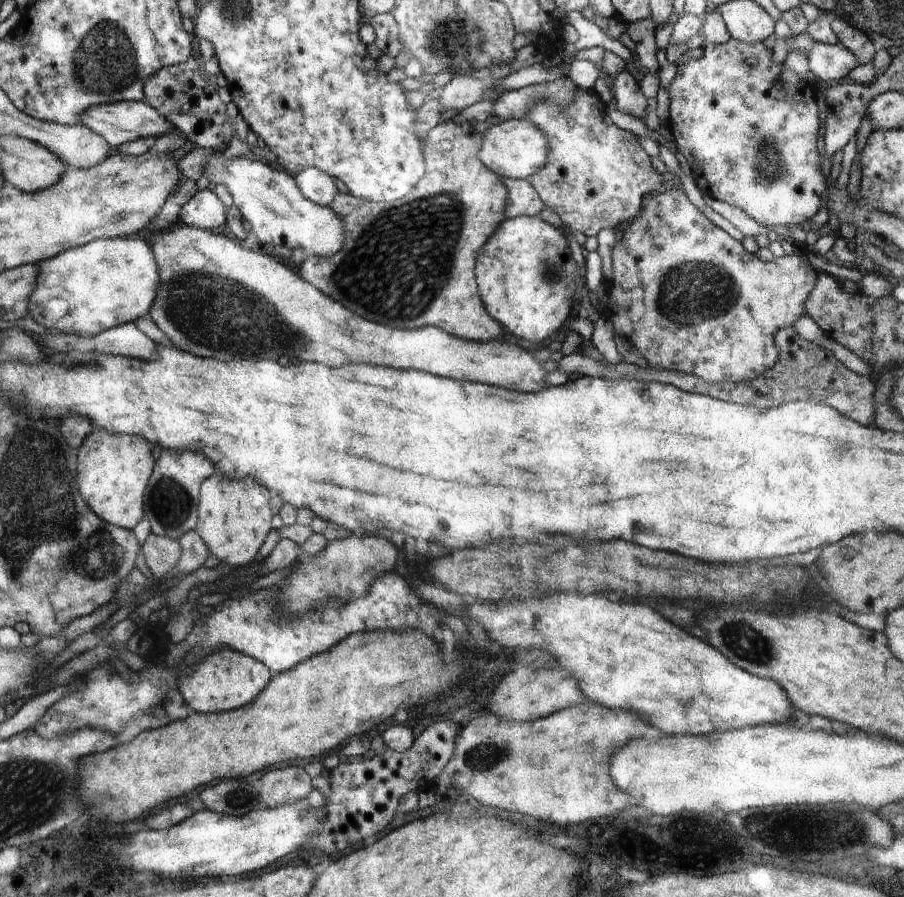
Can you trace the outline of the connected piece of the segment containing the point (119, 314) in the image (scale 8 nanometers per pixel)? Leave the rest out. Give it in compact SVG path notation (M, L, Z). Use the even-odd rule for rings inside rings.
M146 235L96 240L40 263L40 280L30 300L30 313L37 323L60 333L102 334L108 328L150 317L152 306L160 296L160 274L156 250Z

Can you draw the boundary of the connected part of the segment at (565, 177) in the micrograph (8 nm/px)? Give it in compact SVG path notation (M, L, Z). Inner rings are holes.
M588 90L582 92L570 106L556 106L554 102L536 102L525 116L532 124L536 125L536 128L540 128L540 130L548 136L548 164L546 164L540 172L536 172L534 176L529 176L527 179L535 186L536 192L539 193L540 200L543 200L544 204L546 204L550 210L553 210L560 216L564 227L573 232L582 232L584 236L597 236L598 232L604 228L614 229L622 222L636 220L643 211L643 196L652 193L662 194L669 183L668 178L658 174L656 169L652 166L651 157L648 156L644 148L640 146L638 136L632 134L632 132L626 132L626 130L618 128L612 120L610 120L607 110L607 104L600 99L598 93L593 92L590 94L590 90Z

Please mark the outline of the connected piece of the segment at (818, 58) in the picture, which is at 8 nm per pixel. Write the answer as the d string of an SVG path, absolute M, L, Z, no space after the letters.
M814 41L806 56L811 73L825 82L842 80L859 65L856 56L840 43L826 44Z

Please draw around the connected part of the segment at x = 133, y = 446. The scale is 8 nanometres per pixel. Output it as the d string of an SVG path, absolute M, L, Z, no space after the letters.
M94 432L80 450L80 490L90 508L116 526L134 530L147 518L145 496L156 460L148 440L140 436Z

